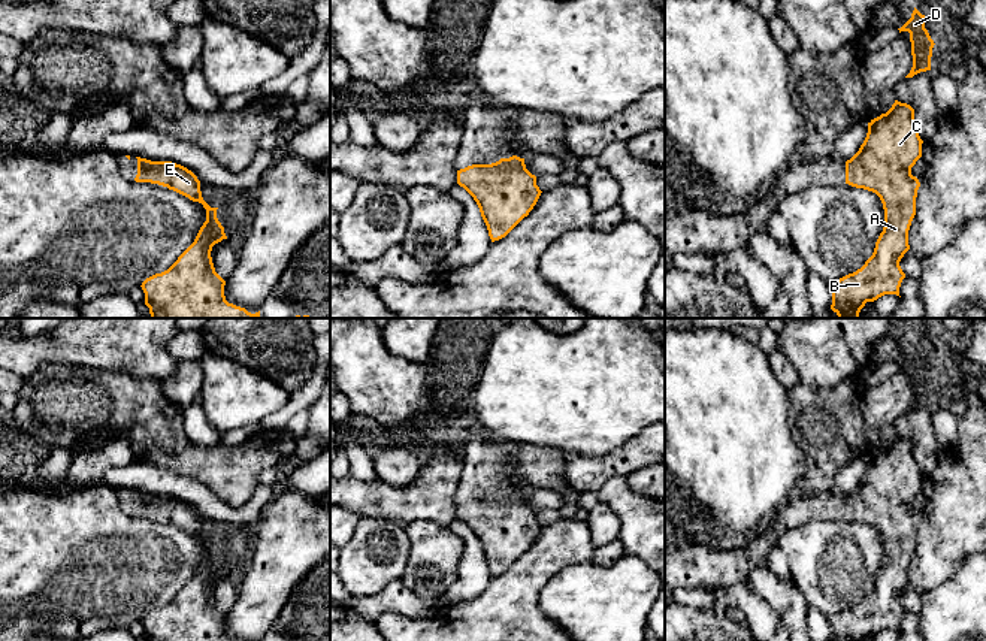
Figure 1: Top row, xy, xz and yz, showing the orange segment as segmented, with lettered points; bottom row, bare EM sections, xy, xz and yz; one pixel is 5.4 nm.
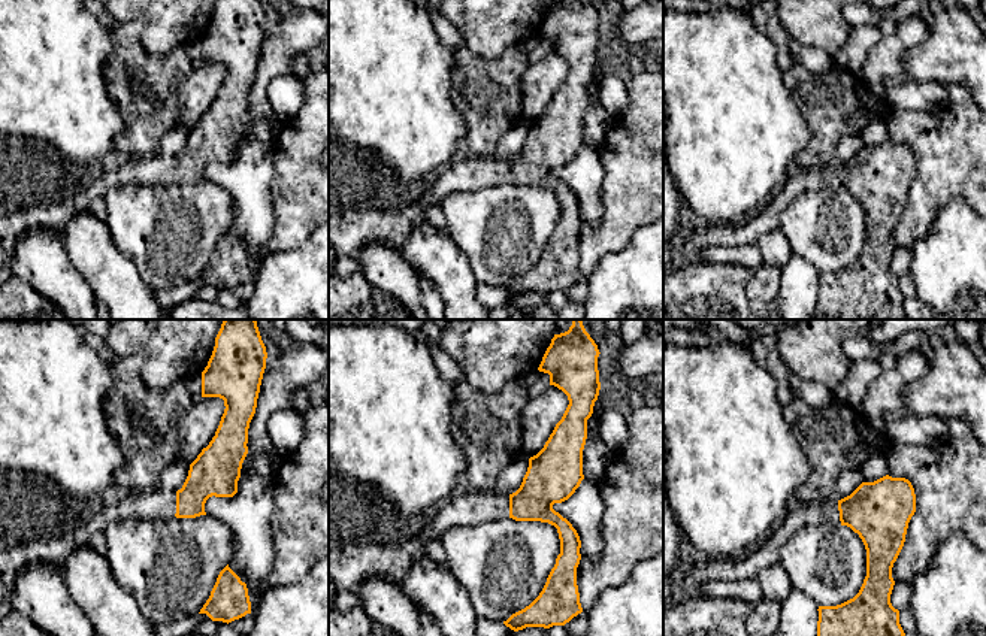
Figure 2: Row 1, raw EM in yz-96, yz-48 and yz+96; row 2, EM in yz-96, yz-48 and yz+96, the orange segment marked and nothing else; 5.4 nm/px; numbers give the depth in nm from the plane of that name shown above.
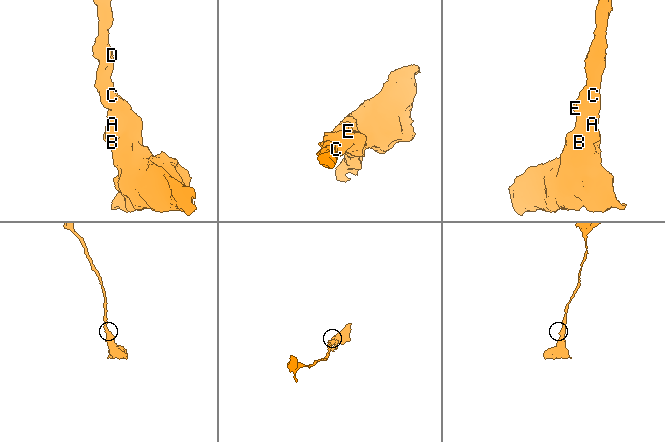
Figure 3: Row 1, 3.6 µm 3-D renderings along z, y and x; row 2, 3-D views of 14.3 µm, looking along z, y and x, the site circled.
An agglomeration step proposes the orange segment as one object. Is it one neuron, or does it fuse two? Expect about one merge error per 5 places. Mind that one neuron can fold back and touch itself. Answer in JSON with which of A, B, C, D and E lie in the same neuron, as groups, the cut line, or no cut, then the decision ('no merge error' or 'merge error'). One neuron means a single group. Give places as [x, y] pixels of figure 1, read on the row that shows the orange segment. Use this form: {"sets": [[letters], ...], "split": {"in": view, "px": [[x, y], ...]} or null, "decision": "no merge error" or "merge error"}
{"sets": [["A", "B", "C", "D", "E"]], "split": null, "decision": "no merge error"}

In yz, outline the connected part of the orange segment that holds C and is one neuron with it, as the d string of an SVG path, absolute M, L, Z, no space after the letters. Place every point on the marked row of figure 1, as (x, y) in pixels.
M895 100L892 108L868 123L868 133L859 151L846 161L846 184L875 193L884 209L884 227L872 256L853 273L829 282L832 291L831 309L838 318L859 318L866 302L884 294L899 296L905 273L899 261L910 250L908 230L916 215L916 197L920 182L911 175L911 167L922 157L923 140L914 123L914 109Z

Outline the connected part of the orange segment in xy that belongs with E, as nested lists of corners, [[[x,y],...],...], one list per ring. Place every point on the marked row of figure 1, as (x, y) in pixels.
[[[137,158],[136,182],[151,182],[167,187],[193,202],[199,202],[206,209],[206,221],[200,227],[194,242],[178,257],[164,272],[155,273],[142,282],[145,305],[151,318],[261,318],[260,311],[248,312],[245,308],[229,303],[224,296],[226,281],[215,272],[211,251],[212,247],[227,239],[224,227],[217,218],[217,209],[211,208],[202,197],[200,181],[187,167],[172,161],[151,161]]]

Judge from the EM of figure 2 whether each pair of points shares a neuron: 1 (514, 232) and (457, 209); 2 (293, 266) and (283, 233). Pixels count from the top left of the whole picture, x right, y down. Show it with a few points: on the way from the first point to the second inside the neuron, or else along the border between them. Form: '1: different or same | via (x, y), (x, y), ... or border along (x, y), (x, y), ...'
1: same | via (501, 230), (481, 224), (471, 217)
2: different | border along (312, 230), (301, 245), (277, 253)

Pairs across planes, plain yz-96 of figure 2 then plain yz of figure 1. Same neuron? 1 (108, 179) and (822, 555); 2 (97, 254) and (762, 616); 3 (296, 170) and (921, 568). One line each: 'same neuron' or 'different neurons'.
1: different neurons
2: different neurons
3: same neuron

